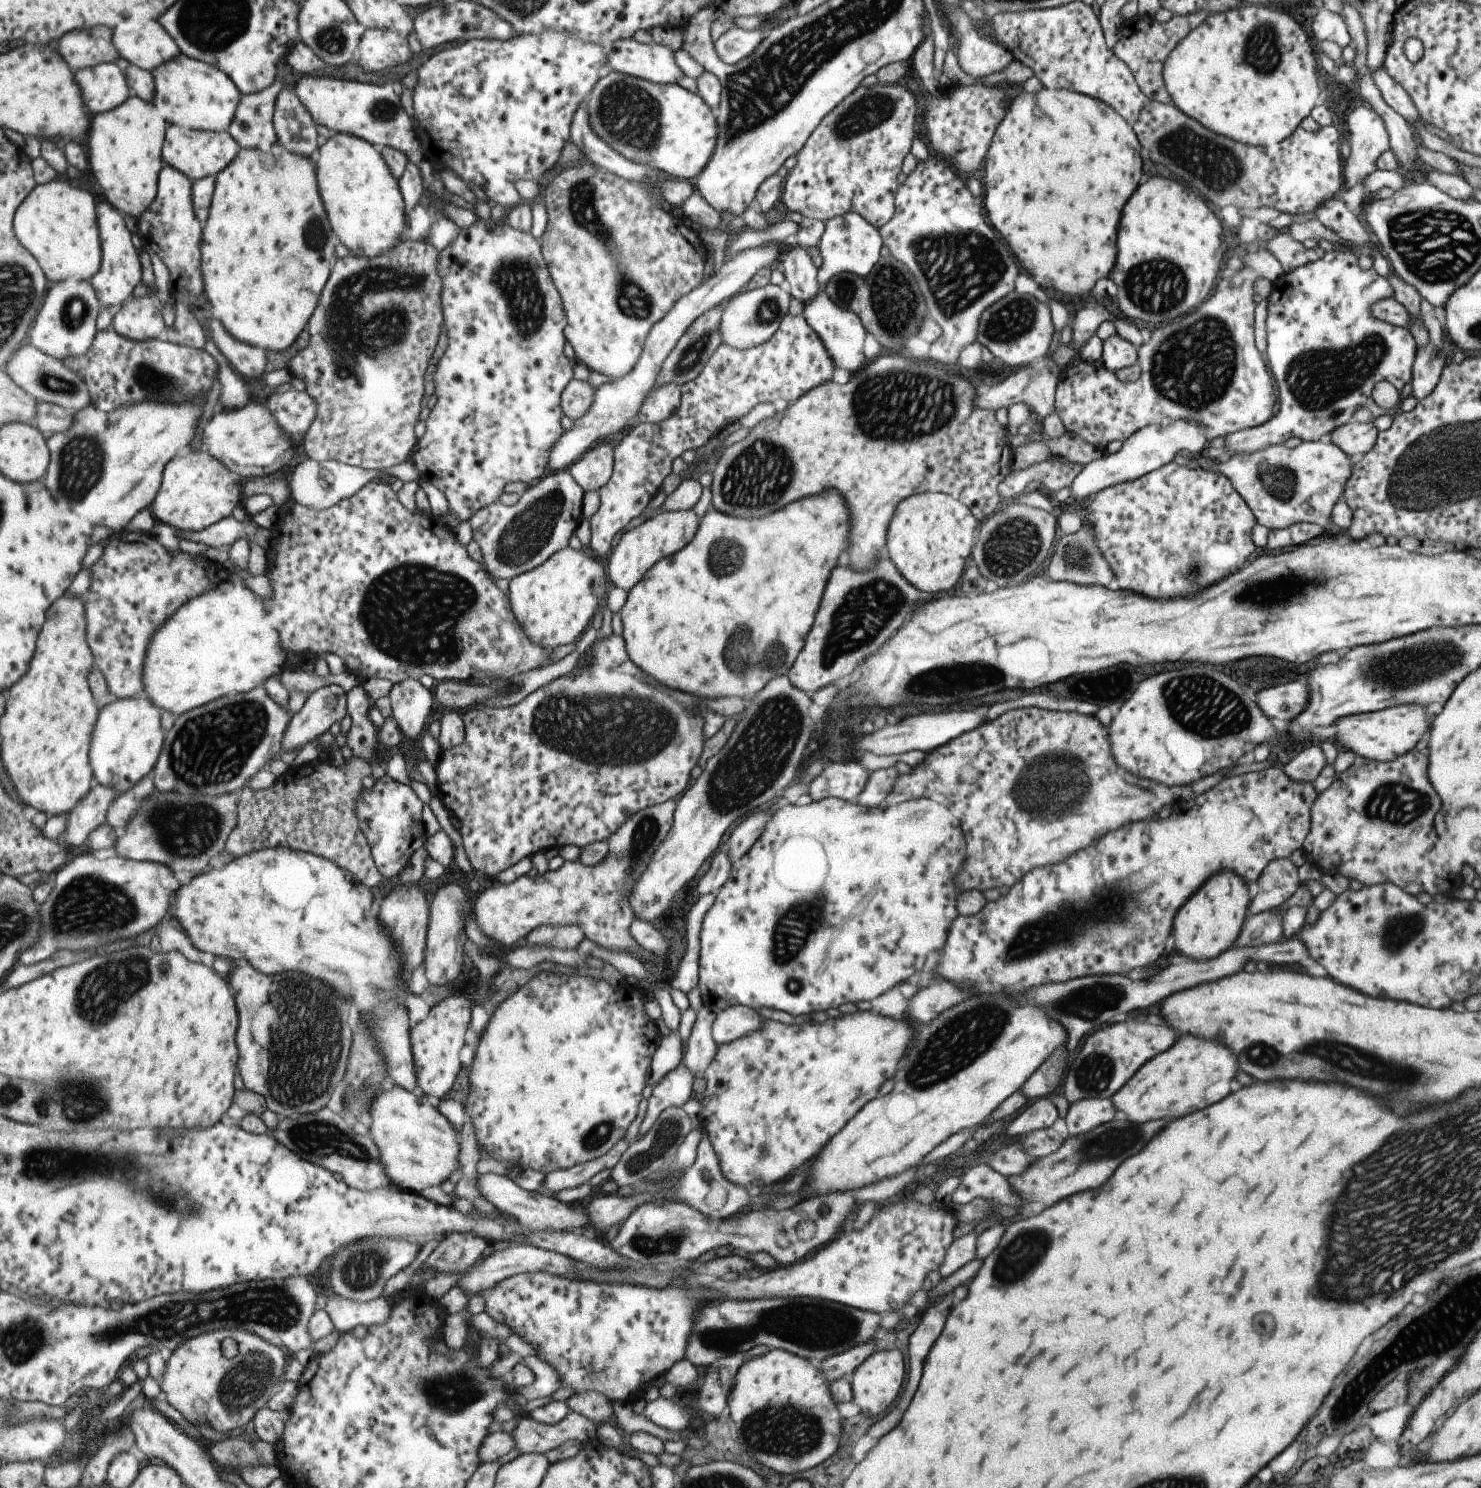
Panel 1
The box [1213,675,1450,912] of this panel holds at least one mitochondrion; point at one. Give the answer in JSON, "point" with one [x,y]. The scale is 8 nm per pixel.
{"point":[1392,804]}

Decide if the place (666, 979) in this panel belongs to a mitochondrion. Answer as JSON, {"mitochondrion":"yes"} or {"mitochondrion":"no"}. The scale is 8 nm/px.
{"mitochondrion":"no"}

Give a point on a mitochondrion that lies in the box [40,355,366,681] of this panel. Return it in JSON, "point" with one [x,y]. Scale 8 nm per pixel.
{"point":[82,460]}

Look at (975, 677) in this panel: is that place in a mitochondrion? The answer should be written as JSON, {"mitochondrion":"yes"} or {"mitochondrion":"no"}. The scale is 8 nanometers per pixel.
{"mitochondrion":"yes"}

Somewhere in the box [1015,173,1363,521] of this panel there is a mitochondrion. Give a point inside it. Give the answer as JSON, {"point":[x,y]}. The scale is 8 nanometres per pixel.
{"point":[1194,365]}

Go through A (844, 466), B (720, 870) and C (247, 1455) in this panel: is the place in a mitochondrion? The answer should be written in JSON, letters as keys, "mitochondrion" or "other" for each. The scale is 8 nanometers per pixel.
{"A":"other","B":"other","C":"mitochondrion"}

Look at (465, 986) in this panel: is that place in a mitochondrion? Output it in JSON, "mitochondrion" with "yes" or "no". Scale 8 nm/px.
{"mitochondrion":"no"}

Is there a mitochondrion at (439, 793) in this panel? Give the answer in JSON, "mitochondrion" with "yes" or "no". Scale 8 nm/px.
{"mitochondrion":"no"}

